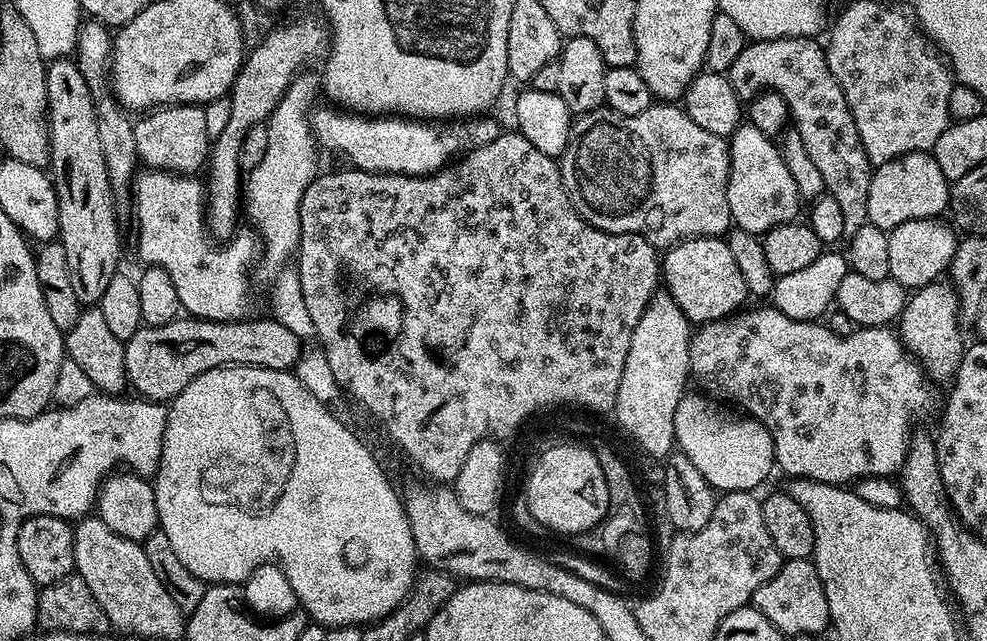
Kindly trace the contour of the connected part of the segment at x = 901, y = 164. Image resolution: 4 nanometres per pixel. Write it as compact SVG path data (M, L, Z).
M911 152L879 165L872 173L868 199L868 223L889 233L911 220L930 220L950 204L950 181L942 174L931 154Z

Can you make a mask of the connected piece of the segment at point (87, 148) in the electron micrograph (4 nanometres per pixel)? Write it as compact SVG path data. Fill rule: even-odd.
M72 58L53 59L46 68L46 83L48 85L48 159L50 161L50 175L52 184L56 187L56 197L58 198L58 222L60 223L59 243L63 244L66 250L66 258L70 262L70 279L74 285L74 295L82 306L99 305L106 285L110 283L110 278L114 278L116 272L121 271L120 264L120 224L116 221L116 200L117 197L110 186L110 178L106 174L106 158L102 154L102 142L98 139L98 122L96 121L96 102L86 78L80 73L80 65Z

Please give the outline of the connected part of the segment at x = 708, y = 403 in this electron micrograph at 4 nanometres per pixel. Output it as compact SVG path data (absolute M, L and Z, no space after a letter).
M686 394L678 402L678 410L674 414L674 430L679 451L684 452L686 458L690 458L690 462L702 470L706 482L710 482L721 493L756 490L771 474L772 468L774 472L776 451L772 435L766 426L751 416L741 414L707 394L699 395Z

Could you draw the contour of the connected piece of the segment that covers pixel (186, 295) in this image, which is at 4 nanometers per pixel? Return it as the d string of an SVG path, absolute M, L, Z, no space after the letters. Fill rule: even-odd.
M158 168L137 171L130 189L136 207L136 248L148 266L166 270L178 290L180 307L189 317L202 320L234 321L241 319L248 308L248 267L258 256L258 240L248 232L237 231L219 248L206 227L206 188L192 174L173 174Z

